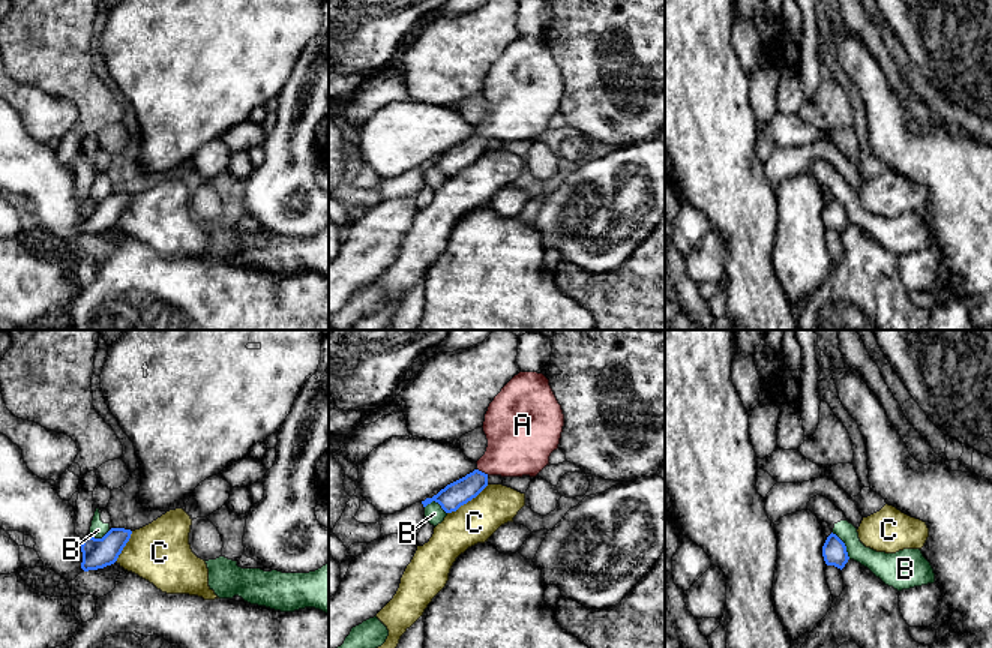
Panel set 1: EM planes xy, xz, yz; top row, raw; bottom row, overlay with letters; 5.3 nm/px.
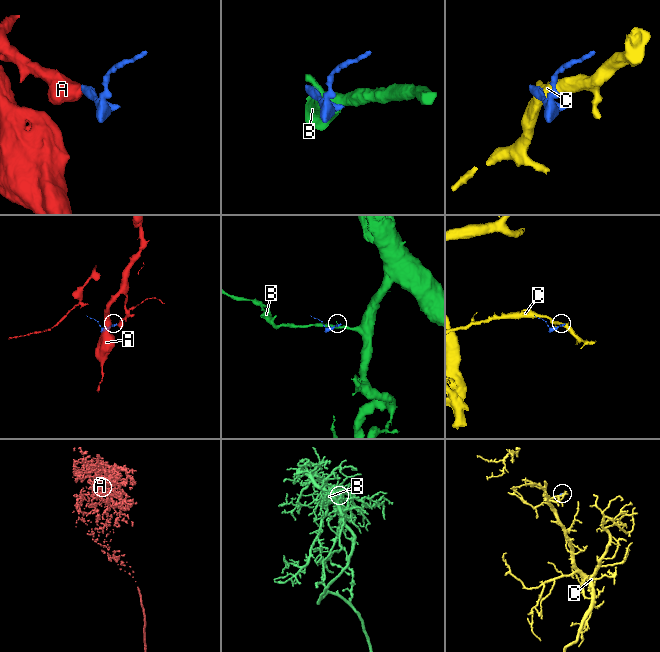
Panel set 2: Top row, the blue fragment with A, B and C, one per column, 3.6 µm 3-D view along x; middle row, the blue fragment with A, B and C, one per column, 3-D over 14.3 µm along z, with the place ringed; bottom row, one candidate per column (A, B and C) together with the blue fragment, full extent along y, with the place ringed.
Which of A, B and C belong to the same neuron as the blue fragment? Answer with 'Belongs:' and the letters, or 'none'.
Belongs: A

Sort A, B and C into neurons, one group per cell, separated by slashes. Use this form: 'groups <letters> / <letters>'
groups A / B / C

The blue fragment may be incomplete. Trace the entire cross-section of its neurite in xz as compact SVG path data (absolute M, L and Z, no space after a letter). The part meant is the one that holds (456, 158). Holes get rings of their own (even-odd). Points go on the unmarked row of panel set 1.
M519 36L494 62L485 78L483 96L488 104L477 132L447 148L423 171L438 166L446 177L476 162L489 140L536 141L558 112L564 78L549 44L537 36Z

